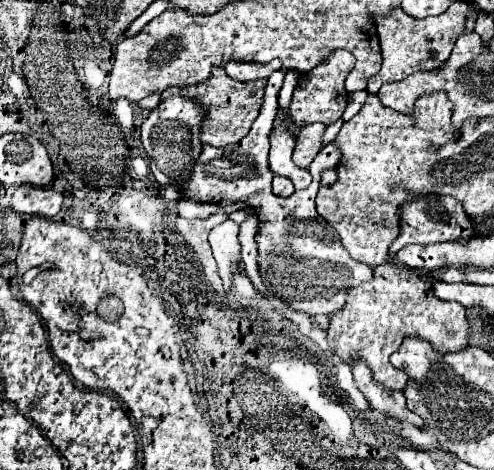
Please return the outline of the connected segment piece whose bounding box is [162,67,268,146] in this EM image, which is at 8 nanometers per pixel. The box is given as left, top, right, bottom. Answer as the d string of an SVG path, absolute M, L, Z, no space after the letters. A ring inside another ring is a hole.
M214 67L212 76L216 76L216 84L210 86L210 78L200 82L200 84L192 84L192 86L184 86L184 88L166 88L162 92L162 98L170 98L170 96L190 96L196 98L200 102L204 102L206 110L208 110L208 118L204 122L204 130L202 130L202 142L210 144L210 146L228 146L228 144L236 144L240 142L248 132L252 122L258 118L262 102L264 102L264 88L268 80L254 80L254 82L236 82L232 78L228 78L228 74L223 68Z

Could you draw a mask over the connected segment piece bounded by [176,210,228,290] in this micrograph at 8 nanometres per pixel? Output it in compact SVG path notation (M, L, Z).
M218 210L208 220L186 220L186 218L176 220L178 234L192 248L192 254L196 254L196 262L200 262L200 266L204 266L204 278L208 278L208 286L212 286L212 290L224 290L224 288L222 288L222 278L218 276L216 262L212 258L206 236L216 224L224 222L226 218L228 218L228 214Z

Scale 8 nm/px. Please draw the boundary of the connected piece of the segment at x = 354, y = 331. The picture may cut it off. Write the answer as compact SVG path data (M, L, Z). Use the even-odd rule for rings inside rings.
M384 264L374 268L374 278L348 290L346 304L332 314L328 328L328 344L344 362L354 358L364 360L376 382L388 390L404 390L406 374L390 364L390 354L400 348L404 336L416 334L428 340L440 352L460 350L468 344L468 320L466 308L458 302L444 302L432 294L426 282L396 264Z

